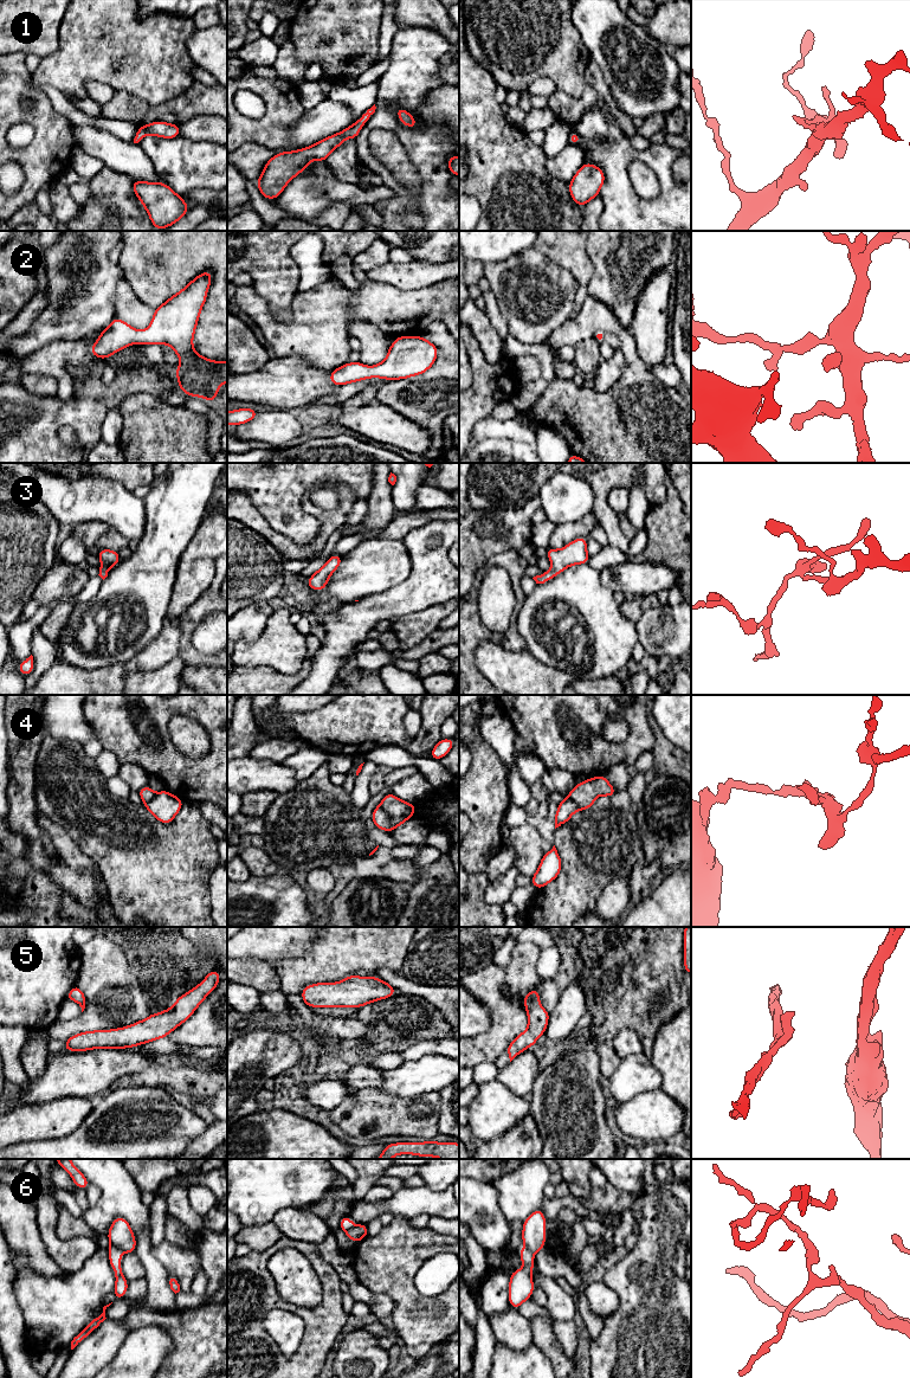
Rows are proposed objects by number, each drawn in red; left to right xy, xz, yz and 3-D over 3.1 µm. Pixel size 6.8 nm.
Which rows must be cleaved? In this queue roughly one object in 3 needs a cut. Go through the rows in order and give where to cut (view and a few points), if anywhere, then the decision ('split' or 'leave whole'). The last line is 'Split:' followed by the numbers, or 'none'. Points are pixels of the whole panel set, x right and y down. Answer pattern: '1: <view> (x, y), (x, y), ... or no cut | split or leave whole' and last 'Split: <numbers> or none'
1: no cut | leave whole
2: no cut | leave whole
3: no cut | leave whole
4: xz (379, 805), (386, 813), (393, 829) | split
5: no cut | leave whole
6: xy (111, 1244), (120, 1250) | split
Split: 4, 6

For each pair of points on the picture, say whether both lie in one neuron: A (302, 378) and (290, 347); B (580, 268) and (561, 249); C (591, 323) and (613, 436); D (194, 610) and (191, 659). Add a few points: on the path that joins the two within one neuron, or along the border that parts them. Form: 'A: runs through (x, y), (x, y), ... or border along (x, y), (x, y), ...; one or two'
A: border along (276, 356), (301, 356), (318, 368); two
B: runs through (575, 263), (566, 253); one
C: runs through (624, 336), (631, 354), (631, 382), (614, 403); one
D: runs through (189, 622), (187, 625), (187, 648); one

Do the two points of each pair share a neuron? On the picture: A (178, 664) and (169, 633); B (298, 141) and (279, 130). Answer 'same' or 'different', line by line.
A: different
B: different

